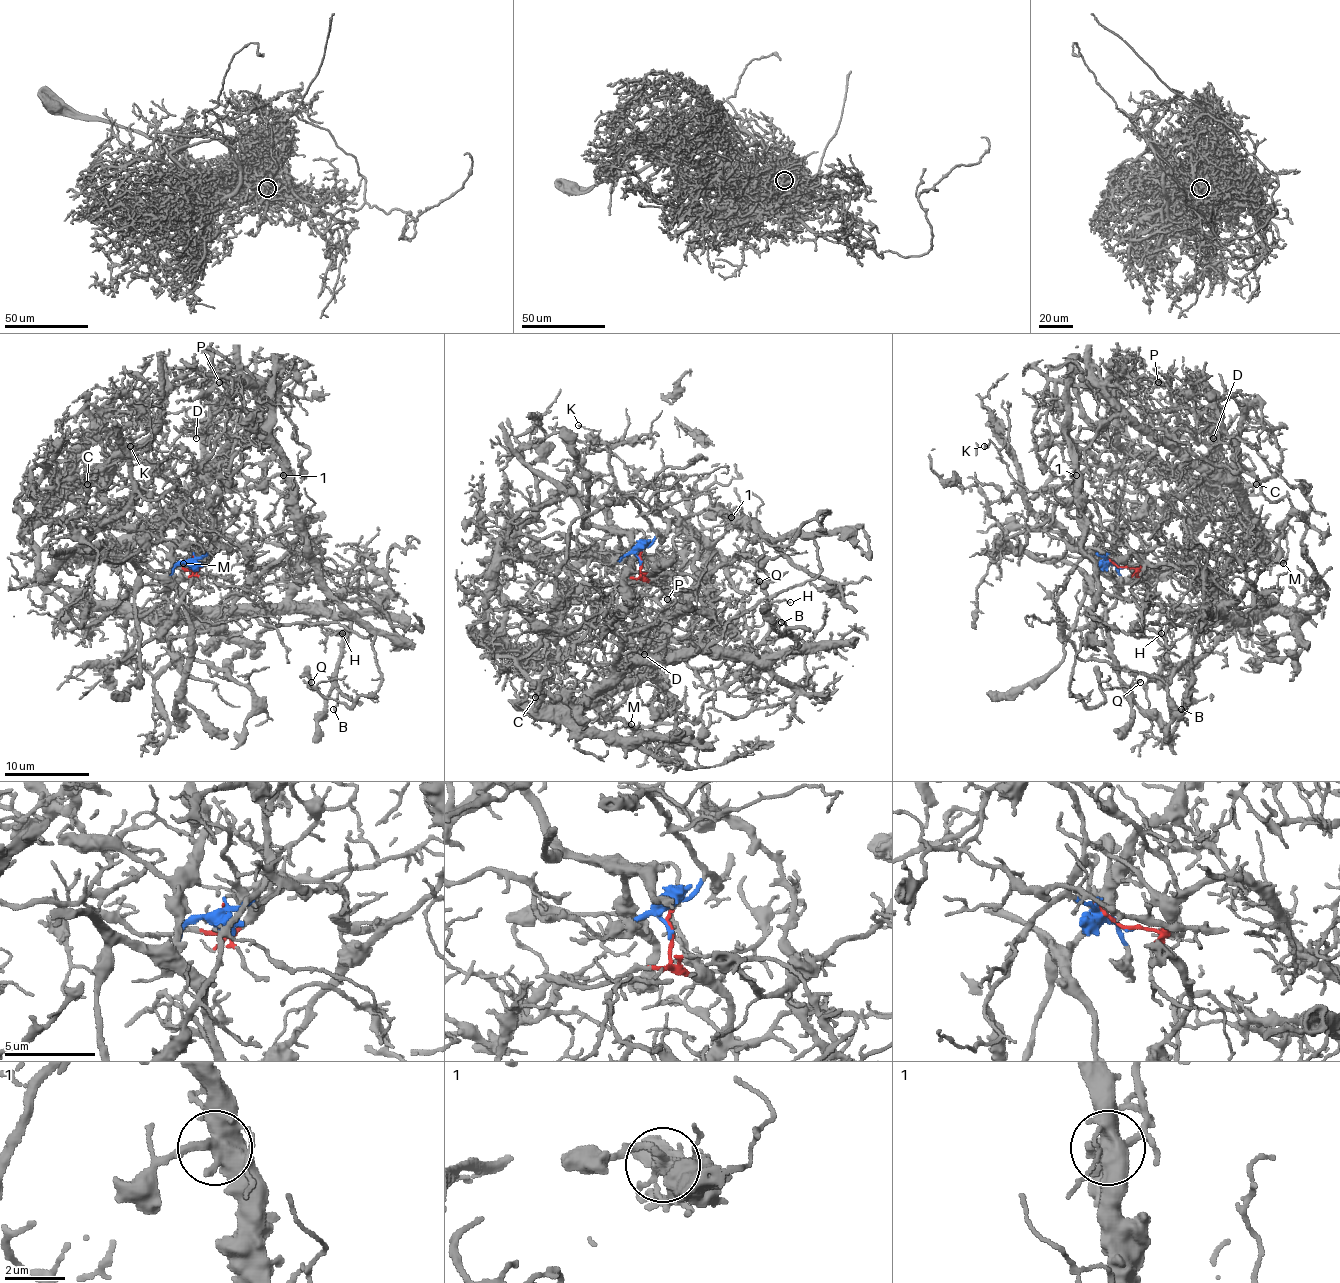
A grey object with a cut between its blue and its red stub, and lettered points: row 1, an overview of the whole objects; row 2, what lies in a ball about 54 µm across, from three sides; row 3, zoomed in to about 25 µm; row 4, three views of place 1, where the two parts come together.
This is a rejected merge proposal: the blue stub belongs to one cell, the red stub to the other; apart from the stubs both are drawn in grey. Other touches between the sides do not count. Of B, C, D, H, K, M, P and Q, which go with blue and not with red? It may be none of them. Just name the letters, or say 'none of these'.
H, K, Q

